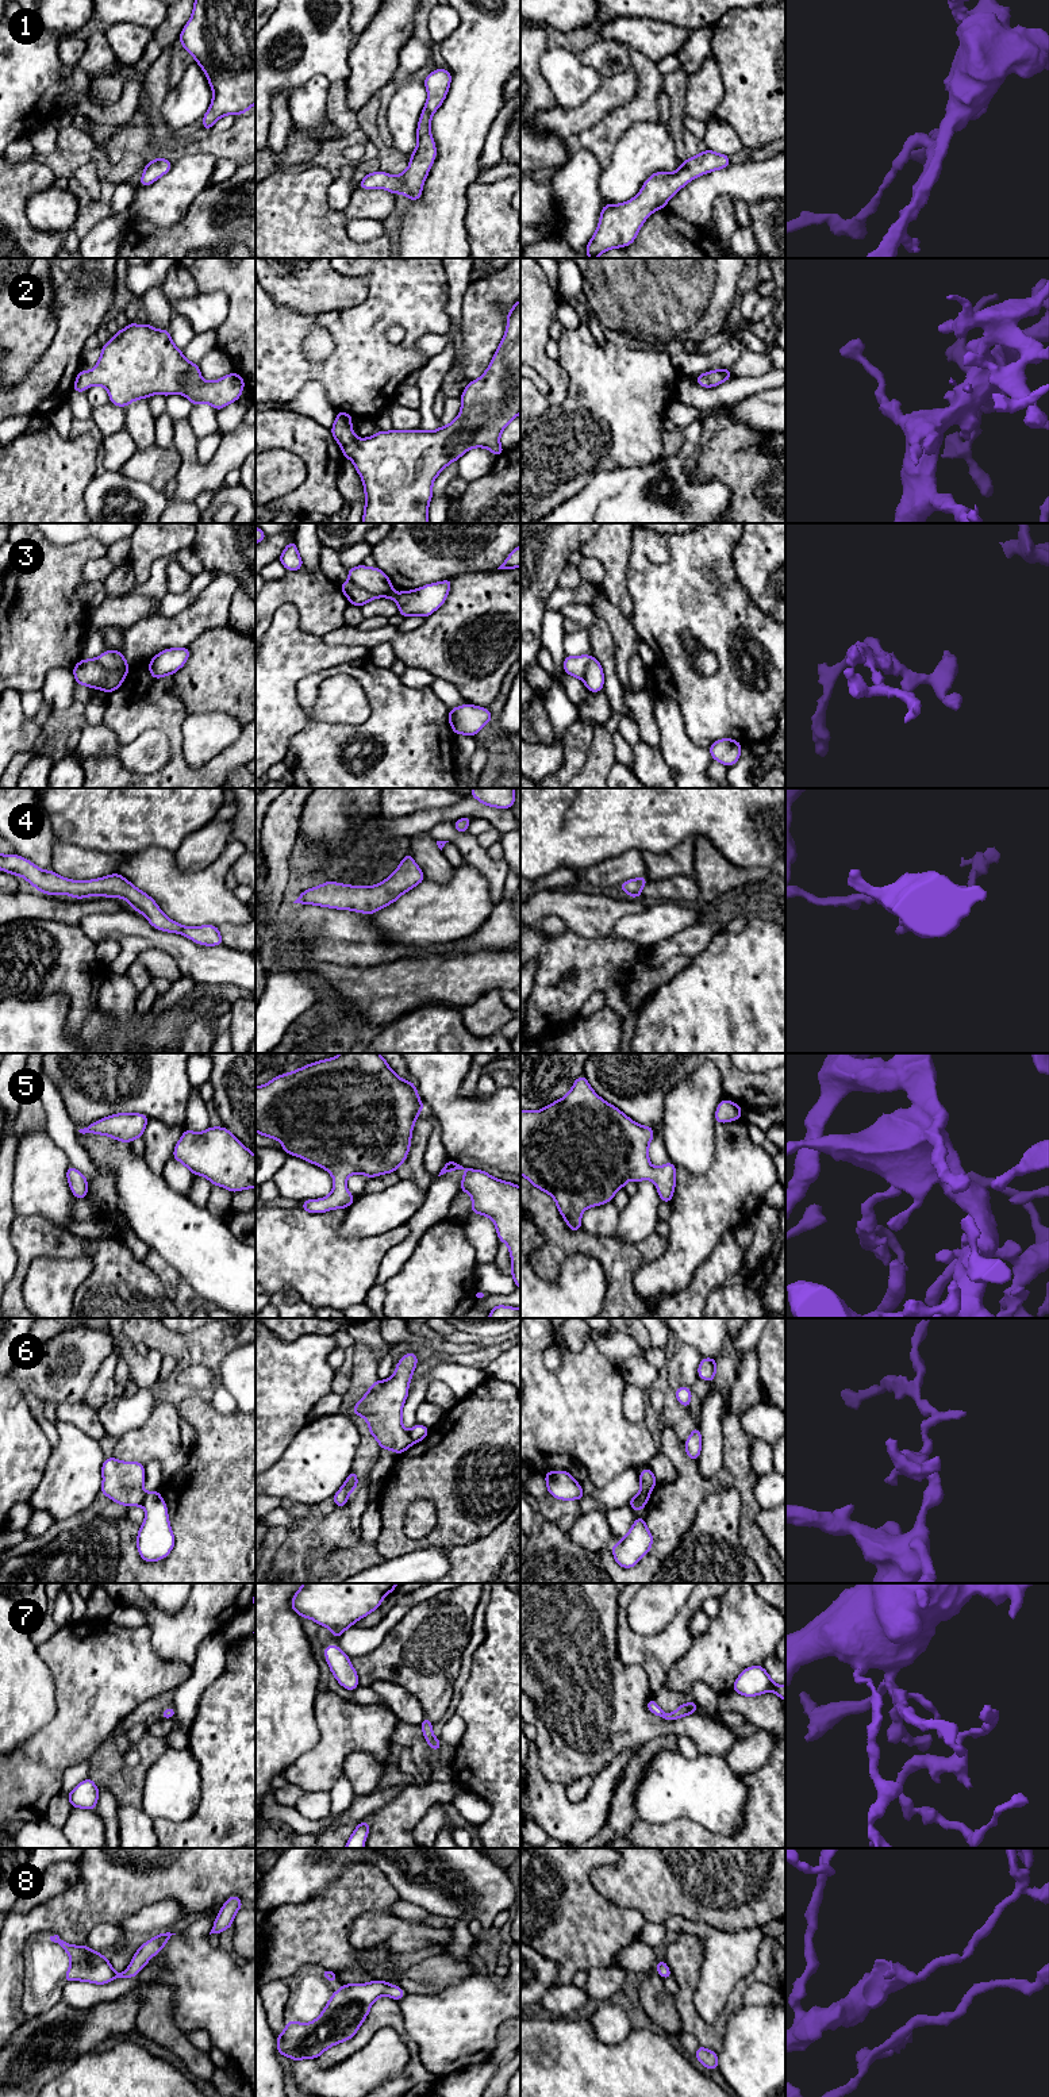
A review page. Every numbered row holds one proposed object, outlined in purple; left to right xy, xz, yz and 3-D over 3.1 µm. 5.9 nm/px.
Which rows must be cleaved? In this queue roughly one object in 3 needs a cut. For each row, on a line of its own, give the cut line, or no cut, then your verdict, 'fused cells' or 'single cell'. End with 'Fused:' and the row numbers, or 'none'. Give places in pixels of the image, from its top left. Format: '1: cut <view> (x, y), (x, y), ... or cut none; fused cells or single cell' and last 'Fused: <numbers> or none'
1: cut none; single cell
2: cut none; single cell
3: cut xz (349, 580), (376, 594), (391, 592); fused cells
4: cut none; single cell
5: cut none; single cell
6: cut xy (146, 1494), (141, 1505); fused cells
7: cut none; single cell
8: cut none; single cell
Fused: 3, 6

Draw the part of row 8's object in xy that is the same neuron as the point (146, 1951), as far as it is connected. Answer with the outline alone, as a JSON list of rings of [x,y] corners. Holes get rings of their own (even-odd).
[[[158,1933],[143,1943],[137,1951],[130,1966],[118,1974],[109,1963],[109,1959],[100,1952],[85,1946],[72,1946],[64,1942],[58,1935],[50,1936],[50,1940],[59,1944],[70,1958],[70,1966],[64,1977],[66,1982],[84,1981],[97,1985],[105,1985],[116,1978],[134,1978],[146,1963],[158,1954],[176,1933]]]

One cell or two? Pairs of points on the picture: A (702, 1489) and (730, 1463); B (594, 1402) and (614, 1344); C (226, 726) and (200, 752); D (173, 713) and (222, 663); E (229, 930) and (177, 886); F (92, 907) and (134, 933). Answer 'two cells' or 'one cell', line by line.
A: one cell
B: two cells
C: one cell
D: two cells
E: two cells
F: two cells

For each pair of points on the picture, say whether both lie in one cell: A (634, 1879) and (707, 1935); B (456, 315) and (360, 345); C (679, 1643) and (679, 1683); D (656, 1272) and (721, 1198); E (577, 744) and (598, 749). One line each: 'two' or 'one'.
A: two
B: two
C: two
D: one
E: two

